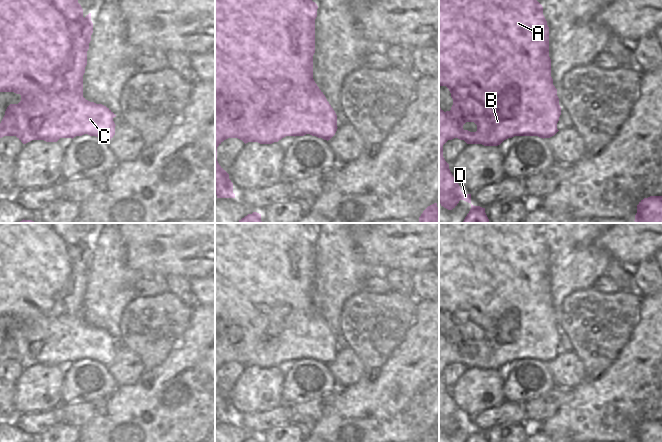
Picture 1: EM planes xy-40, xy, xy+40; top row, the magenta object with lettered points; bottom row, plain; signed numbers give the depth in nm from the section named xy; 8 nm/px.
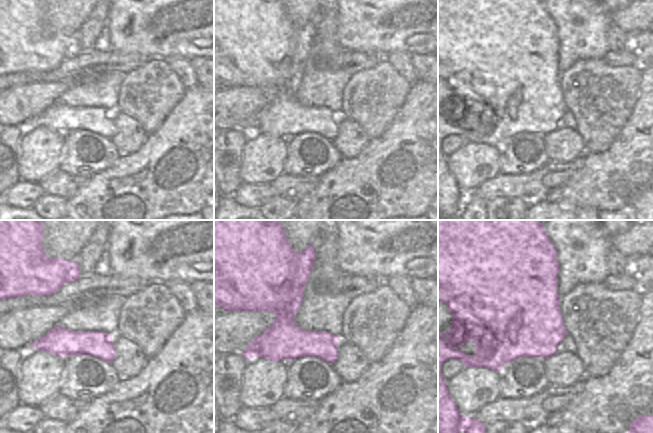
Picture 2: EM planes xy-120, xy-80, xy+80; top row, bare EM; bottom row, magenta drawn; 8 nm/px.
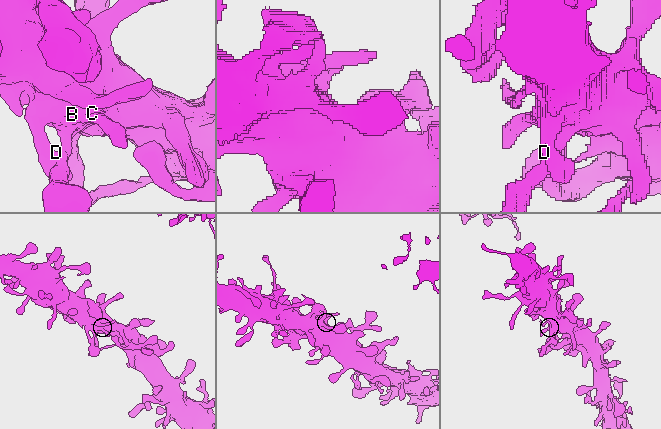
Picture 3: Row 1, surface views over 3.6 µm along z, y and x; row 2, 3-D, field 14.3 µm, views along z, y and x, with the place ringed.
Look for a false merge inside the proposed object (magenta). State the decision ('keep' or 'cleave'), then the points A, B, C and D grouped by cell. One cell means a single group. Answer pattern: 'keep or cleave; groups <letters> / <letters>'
keep; groups A B C D

